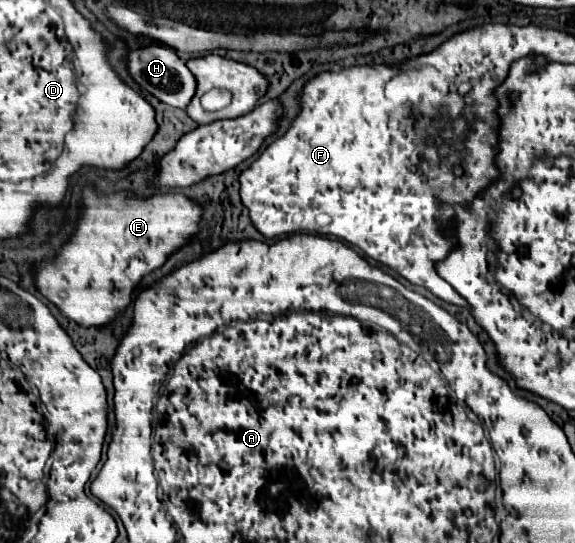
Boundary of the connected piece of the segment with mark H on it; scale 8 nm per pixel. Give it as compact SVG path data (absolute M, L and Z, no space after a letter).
M149 44L143 48L131 50L127 56L127 62L129 62L129 72L135 78L135 82L141 84L141 88L145 88L147 92L151 92L157 100L175 108L187 108L189 102L193 100L195 90L197 90L195 76L187 68L185 60L177 56L175 50L161 44Z

